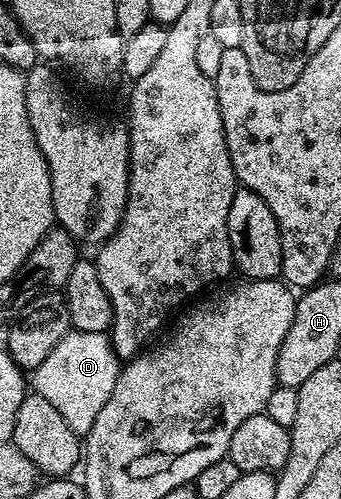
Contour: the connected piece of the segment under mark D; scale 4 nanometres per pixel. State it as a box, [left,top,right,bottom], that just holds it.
[32,329,120,437]

